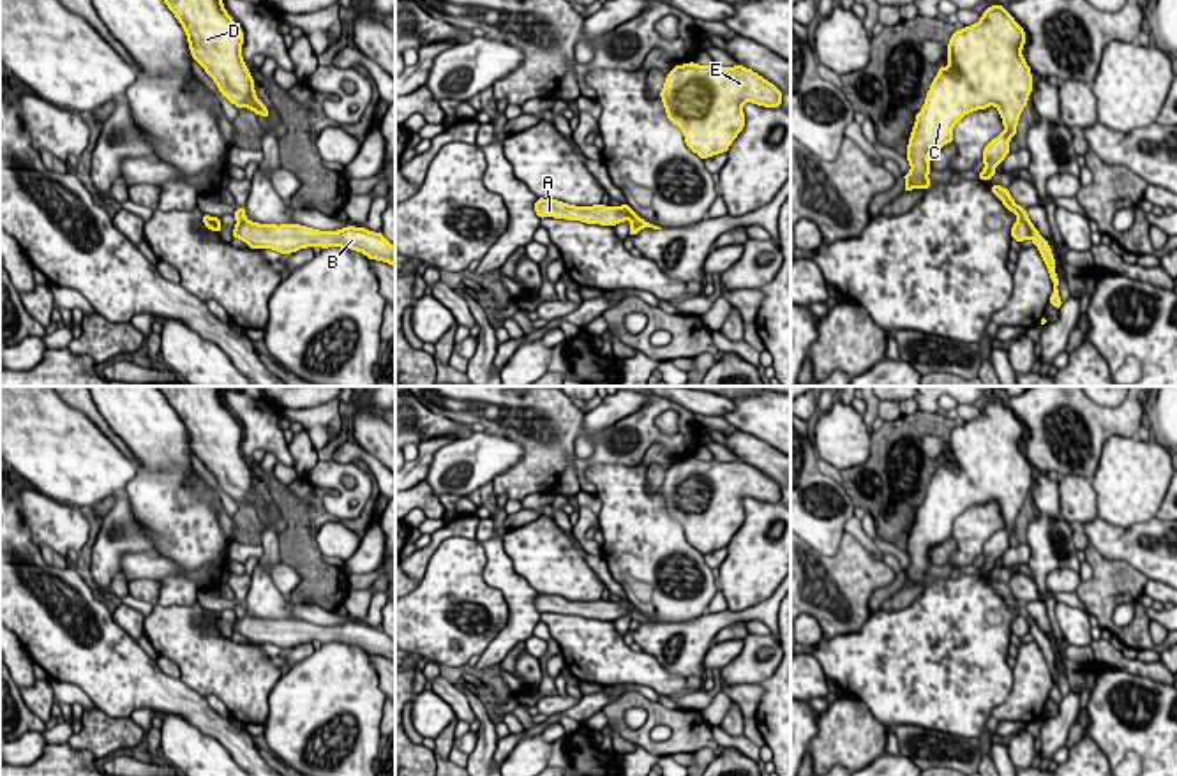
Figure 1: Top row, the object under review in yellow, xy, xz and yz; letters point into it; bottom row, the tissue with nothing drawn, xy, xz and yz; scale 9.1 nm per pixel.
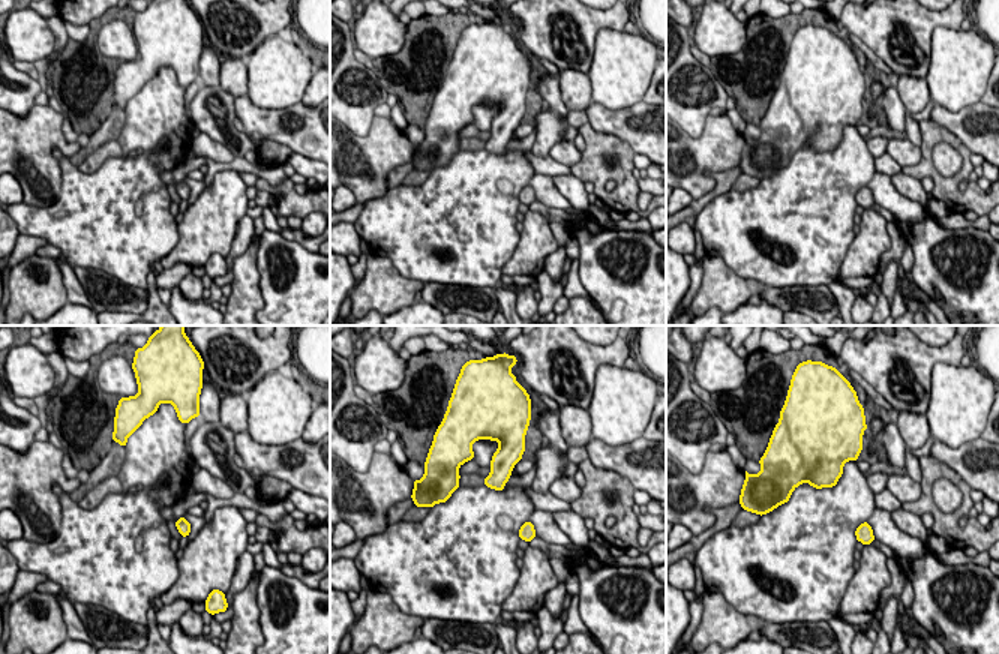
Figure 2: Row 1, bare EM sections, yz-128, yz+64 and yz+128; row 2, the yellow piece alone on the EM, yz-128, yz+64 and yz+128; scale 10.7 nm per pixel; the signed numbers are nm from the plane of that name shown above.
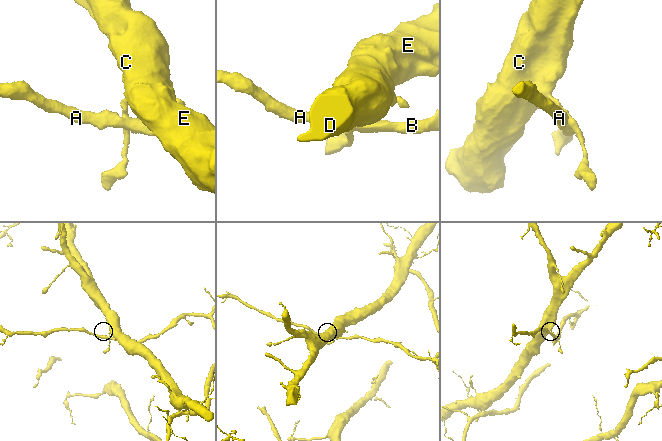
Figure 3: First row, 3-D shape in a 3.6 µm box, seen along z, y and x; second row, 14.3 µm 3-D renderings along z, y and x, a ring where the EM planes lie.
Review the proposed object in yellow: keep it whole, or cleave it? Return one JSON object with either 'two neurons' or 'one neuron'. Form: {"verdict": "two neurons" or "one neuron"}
{"verdict": "two neurons"}

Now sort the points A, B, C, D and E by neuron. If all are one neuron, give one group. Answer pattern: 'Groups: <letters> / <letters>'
Groups: A B / C D E

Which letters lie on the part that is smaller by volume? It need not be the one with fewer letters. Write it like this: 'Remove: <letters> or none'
Remove: A, B

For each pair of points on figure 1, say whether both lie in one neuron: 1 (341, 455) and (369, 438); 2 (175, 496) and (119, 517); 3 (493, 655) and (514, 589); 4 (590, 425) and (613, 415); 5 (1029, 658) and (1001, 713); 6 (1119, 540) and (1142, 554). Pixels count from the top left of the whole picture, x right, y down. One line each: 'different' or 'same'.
1: different
2: different
3: same
4: same
5: same
6: same

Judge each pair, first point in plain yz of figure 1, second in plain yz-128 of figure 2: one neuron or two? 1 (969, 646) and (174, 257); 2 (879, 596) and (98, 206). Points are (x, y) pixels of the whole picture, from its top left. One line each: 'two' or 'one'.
1: two
2: two

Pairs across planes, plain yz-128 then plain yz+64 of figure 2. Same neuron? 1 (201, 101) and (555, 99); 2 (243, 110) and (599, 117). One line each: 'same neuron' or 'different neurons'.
1: different neurons
2: same neuron

